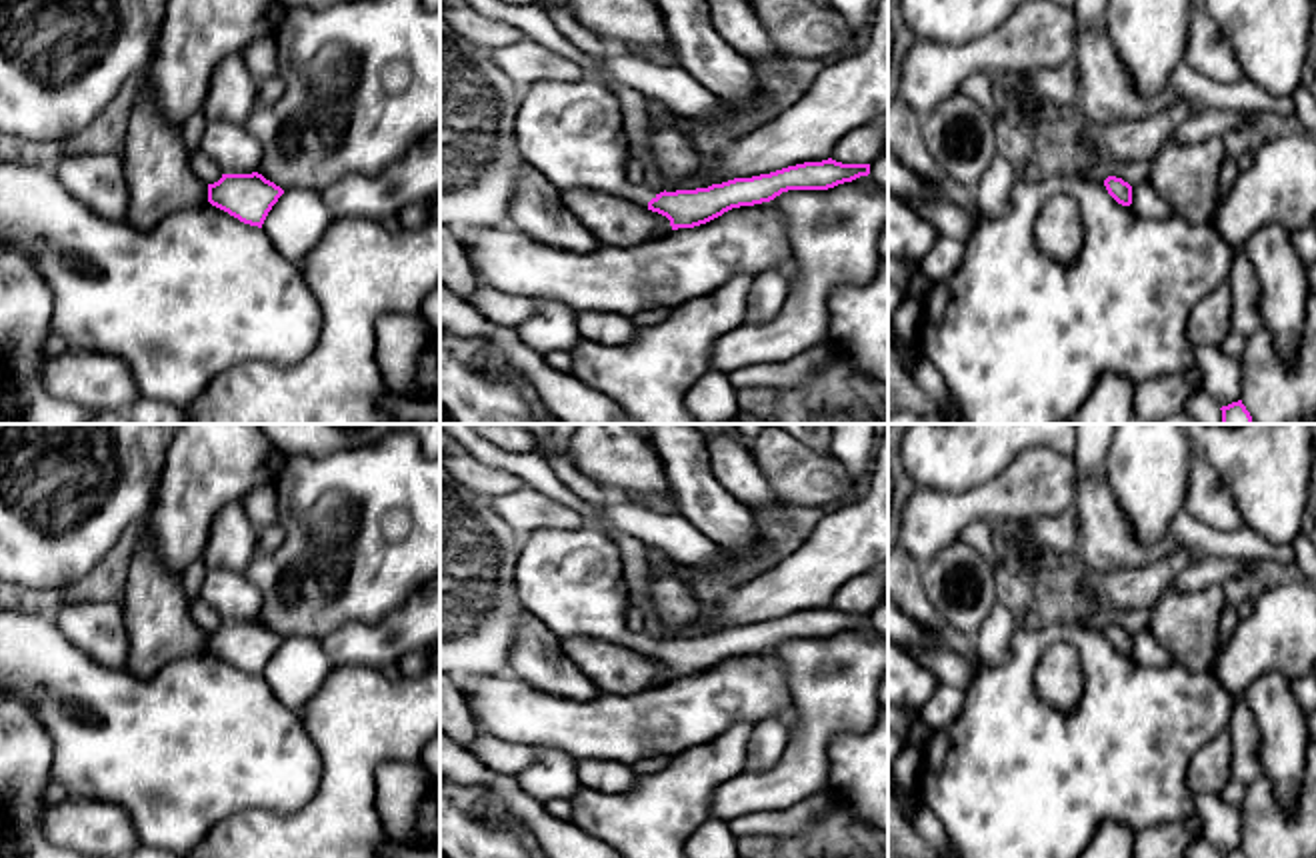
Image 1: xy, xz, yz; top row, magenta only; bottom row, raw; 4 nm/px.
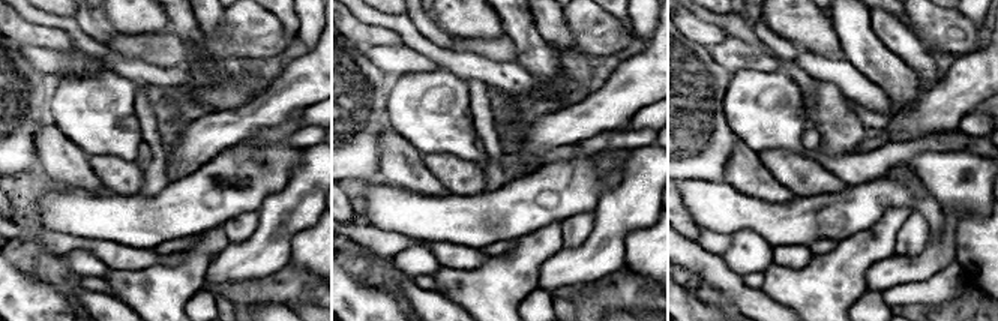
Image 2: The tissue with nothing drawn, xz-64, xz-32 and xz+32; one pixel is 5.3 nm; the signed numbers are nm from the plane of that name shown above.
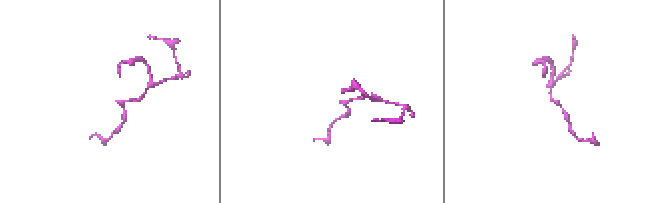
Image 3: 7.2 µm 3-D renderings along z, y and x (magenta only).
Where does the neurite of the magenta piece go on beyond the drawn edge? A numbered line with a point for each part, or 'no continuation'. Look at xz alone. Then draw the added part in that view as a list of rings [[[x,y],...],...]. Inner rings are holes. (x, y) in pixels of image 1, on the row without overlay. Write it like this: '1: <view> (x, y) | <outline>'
1: xz (570, 578) | [[[598,526],[538,528],[514,566],[518,602],[560,640],[594,636],[644,656],[656,646],[626,628],[630,608],[622,558]]]

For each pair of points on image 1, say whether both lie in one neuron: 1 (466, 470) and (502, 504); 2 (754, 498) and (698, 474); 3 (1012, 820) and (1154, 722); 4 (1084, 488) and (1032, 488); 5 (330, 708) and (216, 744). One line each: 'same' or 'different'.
1: different
2: different
3: same
4: different
5: different

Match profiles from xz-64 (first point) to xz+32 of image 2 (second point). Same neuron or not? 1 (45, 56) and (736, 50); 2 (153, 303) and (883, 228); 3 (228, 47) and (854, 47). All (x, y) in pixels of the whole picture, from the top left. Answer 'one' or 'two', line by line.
1: one
2: one
3: two

